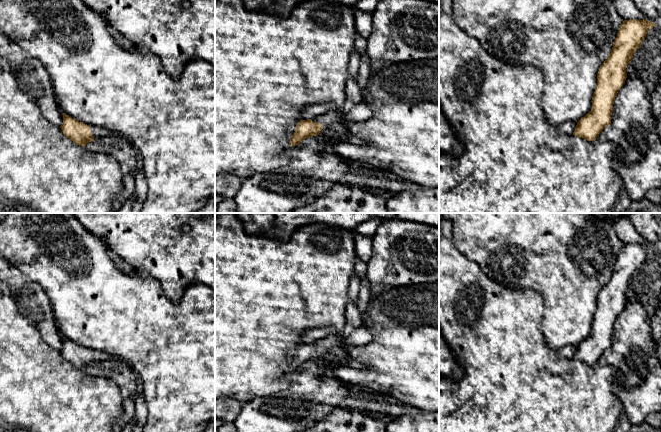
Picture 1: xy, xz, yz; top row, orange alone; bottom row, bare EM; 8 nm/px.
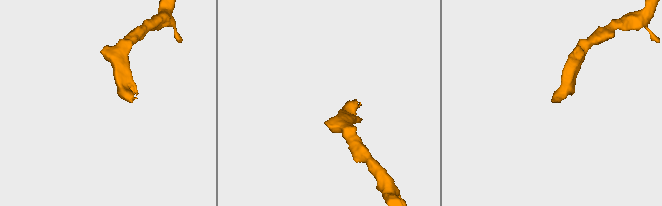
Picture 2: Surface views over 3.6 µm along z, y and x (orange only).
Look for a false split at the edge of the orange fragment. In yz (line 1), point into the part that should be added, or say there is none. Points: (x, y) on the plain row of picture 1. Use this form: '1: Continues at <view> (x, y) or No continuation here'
1: No continuation here

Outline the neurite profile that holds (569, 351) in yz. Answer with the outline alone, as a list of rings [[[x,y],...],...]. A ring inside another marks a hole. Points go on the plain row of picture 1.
[[[570,345],[566,346],[560,349],[560,351],[564,354],[565,358],[572,359],[575,352],[576,352],[577,346]]]

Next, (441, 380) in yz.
[[[439,219],[439,329],[463,368],[459,379],[439,378],[439,432],[614,432],[622,414],[621,402],[612,389],[616,370],[608,364],[595,366],[573,358],[559,357],[557,351],[551,349],[545,340],[543,313],[543,299],[536,291],[510,289],[487,276],[478,264],[456,248],[451,223]]]

